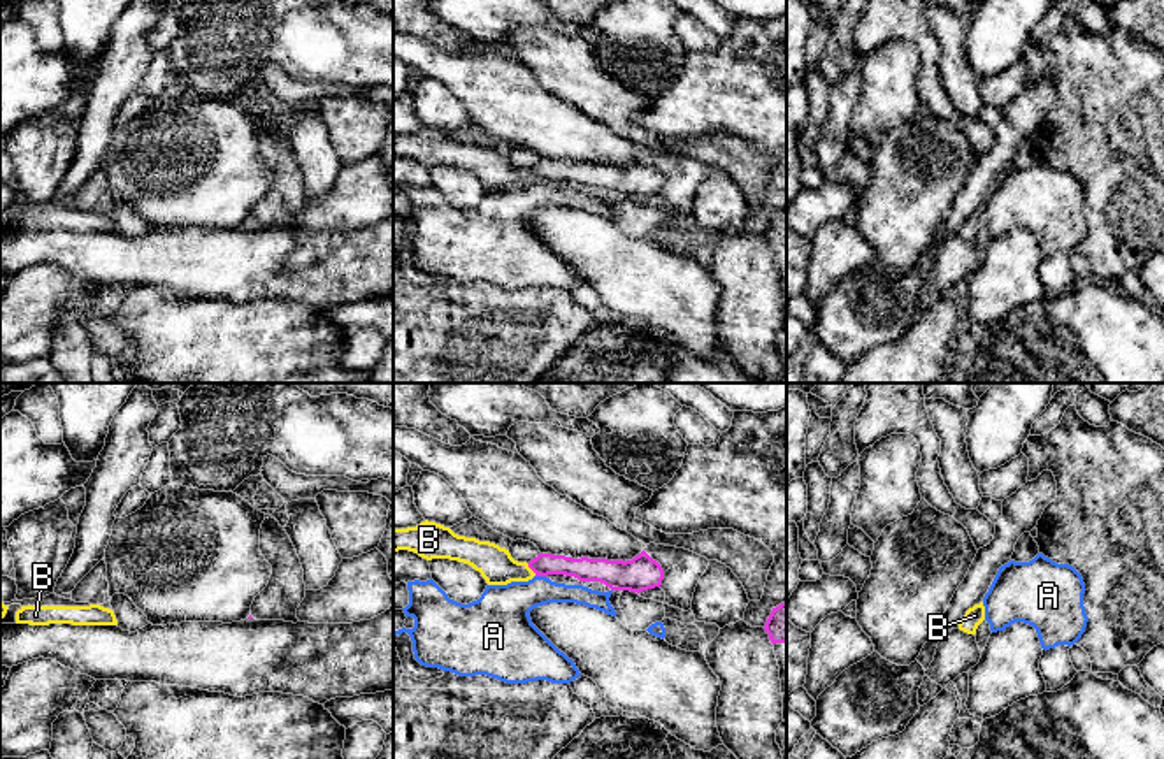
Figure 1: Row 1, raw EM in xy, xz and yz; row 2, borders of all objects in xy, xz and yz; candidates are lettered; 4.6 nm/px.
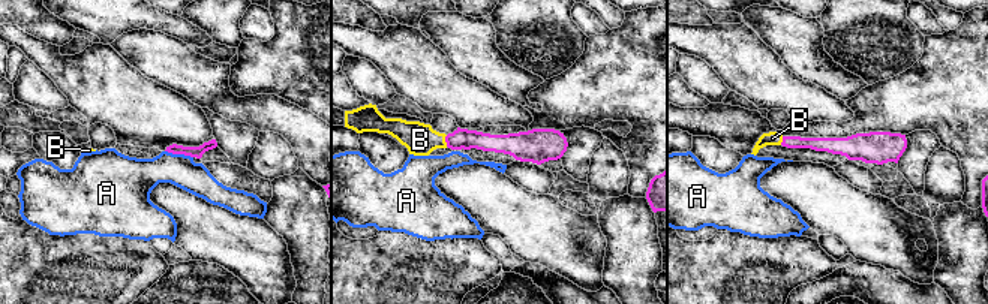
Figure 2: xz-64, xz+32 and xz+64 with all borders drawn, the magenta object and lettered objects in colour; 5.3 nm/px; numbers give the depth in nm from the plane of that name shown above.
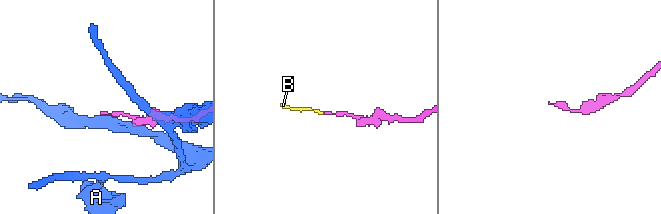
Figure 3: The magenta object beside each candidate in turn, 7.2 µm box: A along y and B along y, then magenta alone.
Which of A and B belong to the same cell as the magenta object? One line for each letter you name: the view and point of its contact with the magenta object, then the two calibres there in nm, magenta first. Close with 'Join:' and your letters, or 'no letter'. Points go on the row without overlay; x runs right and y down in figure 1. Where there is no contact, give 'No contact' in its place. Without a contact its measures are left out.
B: Touches magenta at xz (531, 174). Thickness 110 nm (magenta) against 160 nm
Join: B

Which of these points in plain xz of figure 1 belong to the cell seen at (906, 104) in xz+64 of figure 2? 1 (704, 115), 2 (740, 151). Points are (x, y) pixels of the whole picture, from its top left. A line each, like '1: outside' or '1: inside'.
1: inside
2: outside

